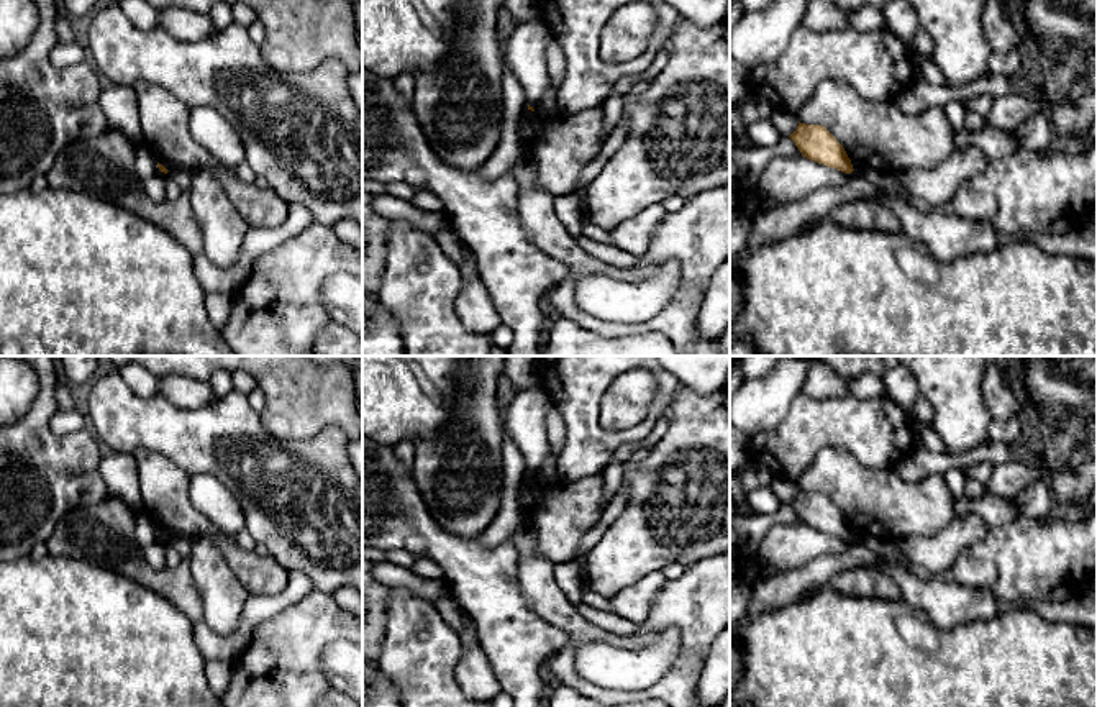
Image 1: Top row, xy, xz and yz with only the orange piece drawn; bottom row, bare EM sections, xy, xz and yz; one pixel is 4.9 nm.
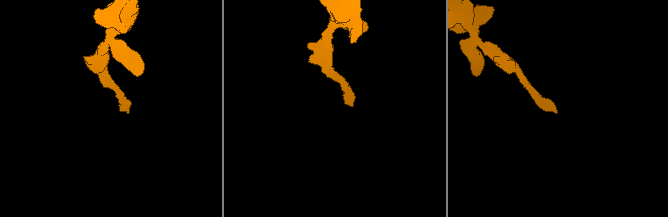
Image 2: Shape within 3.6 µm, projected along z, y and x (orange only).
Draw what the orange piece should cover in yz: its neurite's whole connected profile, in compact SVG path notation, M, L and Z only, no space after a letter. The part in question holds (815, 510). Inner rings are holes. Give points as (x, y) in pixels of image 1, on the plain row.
M799 489L797 497L789 504L803 525L851 541L853 531L844 515L822 492L805 492Z

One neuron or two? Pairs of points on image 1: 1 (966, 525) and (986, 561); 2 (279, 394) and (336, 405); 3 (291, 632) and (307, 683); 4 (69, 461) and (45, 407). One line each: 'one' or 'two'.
1: two
2: one
3: one
4: one

